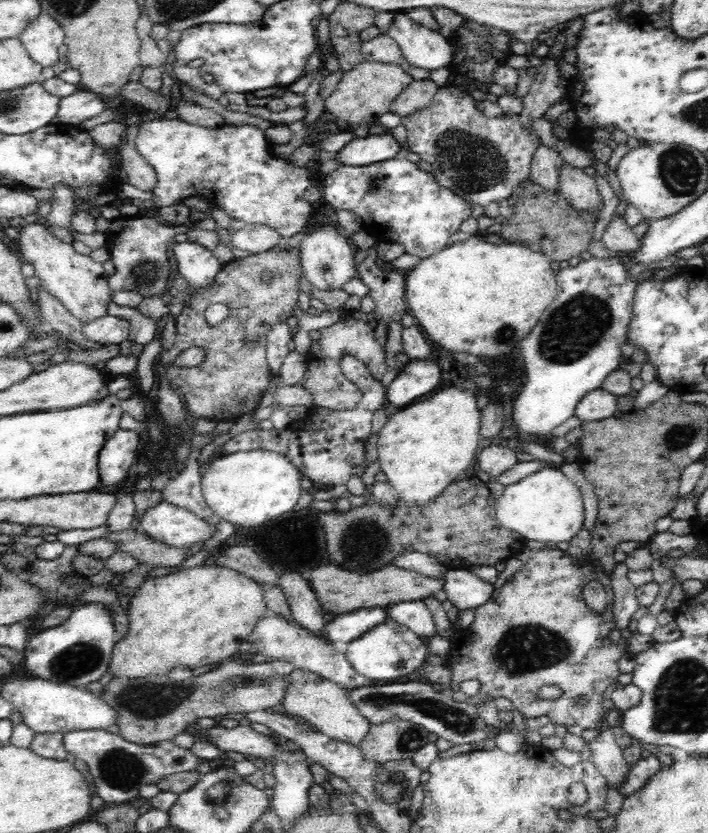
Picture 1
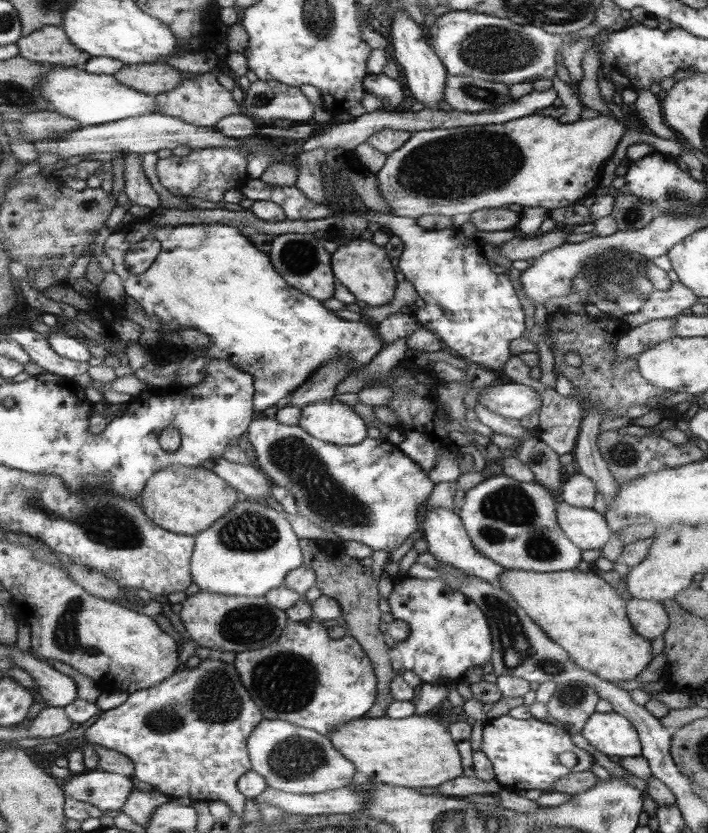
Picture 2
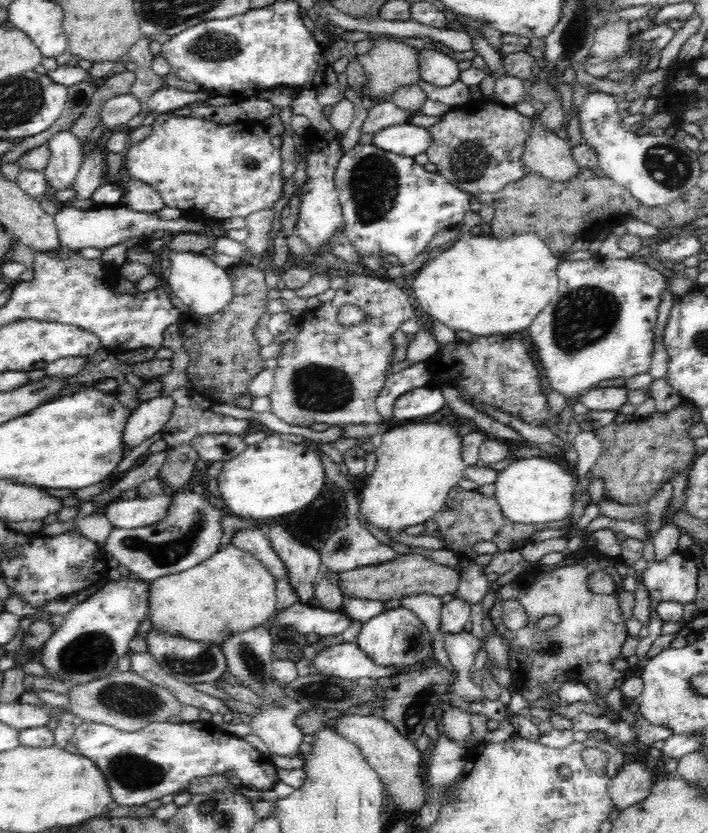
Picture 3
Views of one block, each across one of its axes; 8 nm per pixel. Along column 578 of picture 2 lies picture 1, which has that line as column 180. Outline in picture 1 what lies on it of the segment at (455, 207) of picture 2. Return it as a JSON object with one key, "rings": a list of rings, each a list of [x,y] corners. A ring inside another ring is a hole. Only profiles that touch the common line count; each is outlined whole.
{"rings":[[[156,118],[150,122],[144,121],[139,126],[134,144],[140,155],[156,172],[157,184],[152,190],[154,198],[151,204],[158,204],[158,208],[176,204],[182,198],[190,200],[190,196],[202,196],[220,204],[229,217],[244,220],[247,224],[269,226],[284,238],[298,234],[302,228],[308,226],[313,216],[312,206],[304,199],[306,186],[310,187],[314,183],[306,166],[296,168],[280,160],[280,157],[276,160],[274,153],[268,154],[266,134],[254,125],[204,127],[178,119]]]}

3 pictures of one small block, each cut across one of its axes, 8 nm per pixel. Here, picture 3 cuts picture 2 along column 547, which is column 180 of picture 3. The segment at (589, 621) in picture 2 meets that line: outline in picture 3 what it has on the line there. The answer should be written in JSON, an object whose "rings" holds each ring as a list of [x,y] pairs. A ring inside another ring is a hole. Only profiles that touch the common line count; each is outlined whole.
{"rings":[[[230,543],[220,552],[217,551],[204,562],[200,562],[198,566],[150,581],[148,618],[152,622],[152,627],[160,631],[178,632],[190,640],[194,638],[194,640],[220,645],[227,635],[260,627],[274,614],[274,606],[277,602],[276,585],[275,575],[264,567],[258,558]]]}

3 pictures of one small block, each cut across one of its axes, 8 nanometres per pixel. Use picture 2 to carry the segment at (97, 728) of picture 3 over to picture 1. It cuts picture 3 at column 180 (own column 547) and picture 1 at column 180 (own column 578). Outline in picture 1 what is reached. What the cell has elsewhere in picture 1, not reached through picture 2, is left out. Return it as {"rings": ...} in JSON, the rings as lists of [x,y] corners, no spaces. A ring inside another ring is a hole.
{"rings":[[[113,729],[104,730],[74,730],[64,732],[65,749],[71,759],[86,762],[94,783],[94,792],[108,804],[126,804],[134,798],[139,798],[139,790],[145,784],[157,784],[162,778],[175,772],[194,771],[198,764],[206,764],[206,759],[200,760],[190,749],[184,749],[174,744],[174,741],[162,740],[156,744],[140,744],[128,742]]]}

